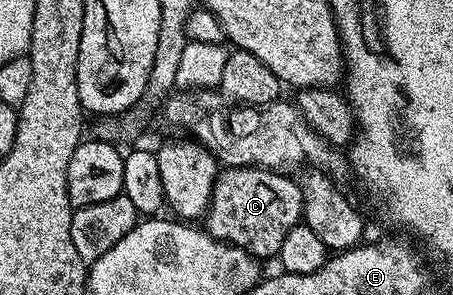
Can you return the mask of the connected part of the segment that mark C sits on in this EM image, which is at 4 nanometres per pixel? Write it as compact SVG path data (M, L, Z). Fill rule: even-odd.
M229 167L220 170L211 193L211 204L207 207L205 230L217 241L245 248L260 261L278 256L281 241L285 241L289 229L297 226L303 217L303 198L298 182L290 174L267 171L264 167Z

